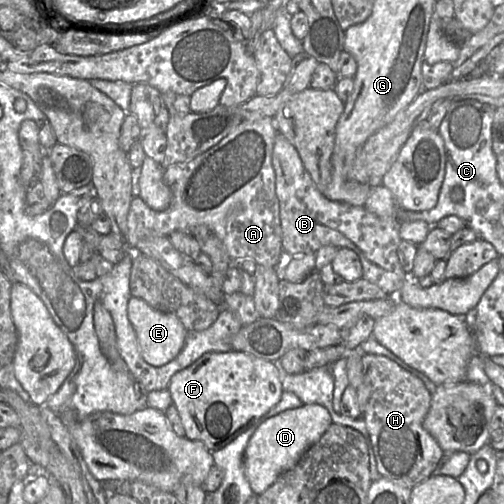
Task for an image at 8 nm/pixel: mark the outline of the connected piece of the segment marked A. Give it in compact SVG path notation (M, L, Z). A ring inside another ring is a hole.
M262 116L243 120L219 143L206 152L186 162L173 164L164 169L163 180L170 188L172 201L164 211L151 209L138 195L131 200L127 218L127 246L135 249L141 239L169 236L174 231L191 232L196 226L205 225L224 244L230 258L253 258L257 264L275 267L283 253L280 205L276 195L275 171L272 153L278 134L274 117Z

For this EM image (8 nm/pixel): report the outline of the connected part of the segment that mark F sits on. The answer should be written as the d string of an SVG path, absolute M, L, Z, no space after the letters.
M229 350L206 352L176 372L167 389L180 413L186 437L202 441L211 452L225 447L280 401L282 371L279 361Z

